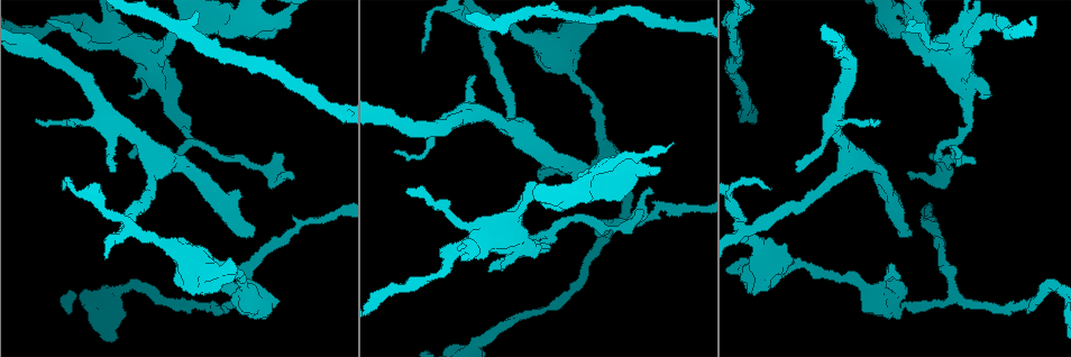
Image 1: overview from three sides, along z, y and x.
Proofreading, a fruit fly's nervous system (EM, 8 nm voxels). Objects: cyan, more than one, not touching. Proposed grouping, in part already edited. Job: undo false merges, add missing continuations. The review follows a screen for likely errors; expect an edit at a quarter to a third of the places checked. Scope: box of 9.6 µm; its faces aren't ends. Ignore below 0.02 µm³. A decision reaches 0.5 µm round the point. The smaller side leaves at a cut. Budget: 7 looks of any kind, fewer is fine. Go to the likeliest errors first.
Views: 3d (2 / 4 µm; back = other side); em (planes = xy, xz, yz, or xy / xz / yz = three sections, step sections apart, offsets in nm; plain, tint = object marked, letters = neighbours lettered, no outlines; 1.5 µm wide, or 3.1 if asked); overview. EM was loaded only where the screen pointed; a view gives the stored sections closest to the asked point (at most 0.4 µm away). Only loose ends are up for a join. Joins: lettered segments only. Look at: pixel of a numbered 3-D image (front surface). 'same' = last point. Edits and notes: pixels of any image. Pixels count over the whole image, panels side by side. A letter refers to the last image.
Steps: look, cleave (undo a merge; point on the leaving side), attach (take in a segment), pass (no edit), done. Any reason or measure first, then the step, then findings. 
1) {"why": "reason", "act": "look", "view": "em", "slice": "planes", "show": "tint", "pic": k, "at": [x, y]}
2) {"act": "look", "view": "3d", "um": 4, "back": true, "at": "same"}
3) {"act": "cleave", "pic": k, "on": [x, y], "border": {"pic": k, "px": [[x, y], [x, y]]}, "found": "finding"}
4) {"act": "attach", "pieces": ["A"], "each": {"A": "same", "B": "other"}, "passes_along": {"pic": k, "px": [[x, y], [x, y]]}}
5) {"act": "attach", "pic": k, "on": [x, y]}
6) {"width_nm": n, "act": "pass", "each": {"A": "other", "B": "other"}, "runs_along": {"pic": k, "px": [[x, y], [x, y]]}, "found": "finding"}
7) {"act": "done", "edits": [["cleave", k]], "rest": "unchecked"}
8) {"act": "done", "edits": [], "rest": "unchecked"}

{"act": "look", "view": "em", "slice": "planes", "show": "tint", "pic": 1, "at": [611, 233]}

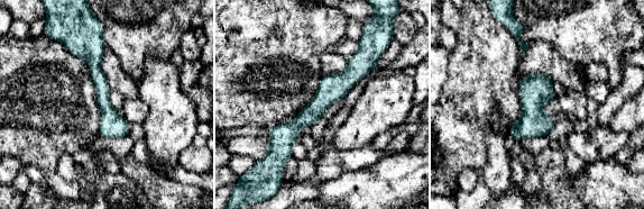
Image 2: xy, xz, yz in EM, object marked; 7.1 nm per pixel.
{"act": "look", "view": "em", "slice": "planes", "show": "letters", "at": "same"}

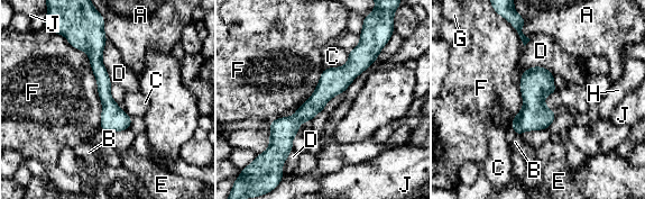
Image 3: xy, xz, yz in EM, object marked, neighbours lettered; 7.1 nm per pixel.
{"act": "pass", "each": {"A": "other", "B": "other", "C": "other", "D": "other", "E": "other", "F": "other", "G": "other", "H": "other", "J": "other"}, "border": {"pic": 3, "px": [[64, 36], [88, 55], [100, 128]]}, "found": "continuous, no second cell"}

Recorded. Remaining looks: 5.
{"why": "arms part here", "act": "look", "view": "3d", "um": 4, "pic": 1, "at": [552, 236]}

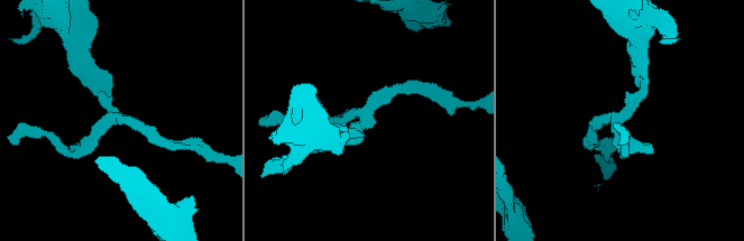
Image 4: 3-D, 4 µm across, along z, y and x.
{"arms": 3, "arm_widths_nm": [190, 190, 190], "why": "shape alone is not enough", "act": "look", "view": "em", "slice": "planes", "show": "plain", "pic": 4, "at": [370, 120]}

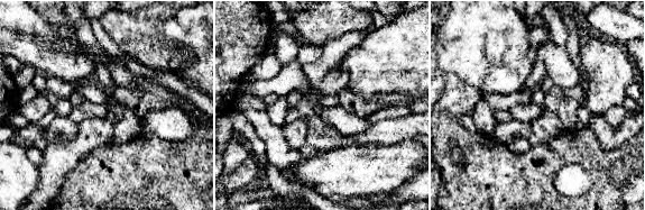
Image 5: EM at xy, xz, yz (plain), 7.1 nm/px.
{"act": "look", "view": "em", "slice": "planes", "show": "letters", "at": "same"}

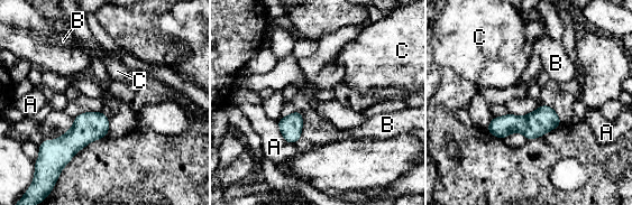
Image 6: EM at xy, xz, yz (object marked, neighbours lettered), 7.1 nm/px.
{"act": "pass", "each": {"A": "other", "B": "other", "C": "other"}, "runs_along": {"pic": 6, "px": [[557, 121], [506, 124], [491, 129]]}, "found": "continuous, no second cell"}

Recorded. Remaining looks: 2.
{"why": "narrows sharply", "act": "look", "view": "em", "slice": "xy", "step": 4, "show": "tint", "pic": 1, "at": [432, 277]}

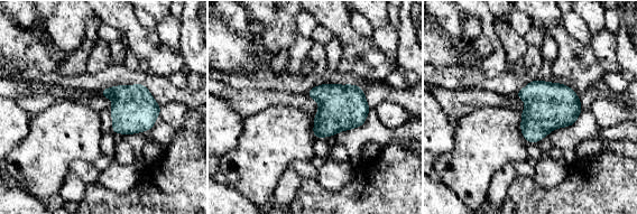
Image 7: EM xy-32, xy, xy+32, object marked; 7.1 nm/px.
{"act": "look", "view": "em", "slice": "planes", "show": "letters", "at": "same"}

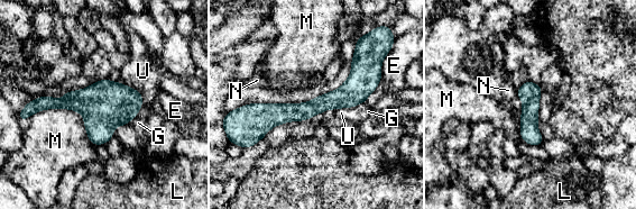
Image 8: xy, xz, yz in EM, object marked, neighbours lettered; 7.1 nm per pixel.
{"act": "pass", "each": {"E": "other", "G": "other", "L": "other", "M": "other", "N": "other", "U": "other"}, "border": {"pic": 8, "px": [[24, 120], [76, 110], [95, 145]]}, "found": "continuous, no second cell"}

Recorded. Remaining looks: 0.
{"act": "done", "edits": [], "rest": "unchecked"}

